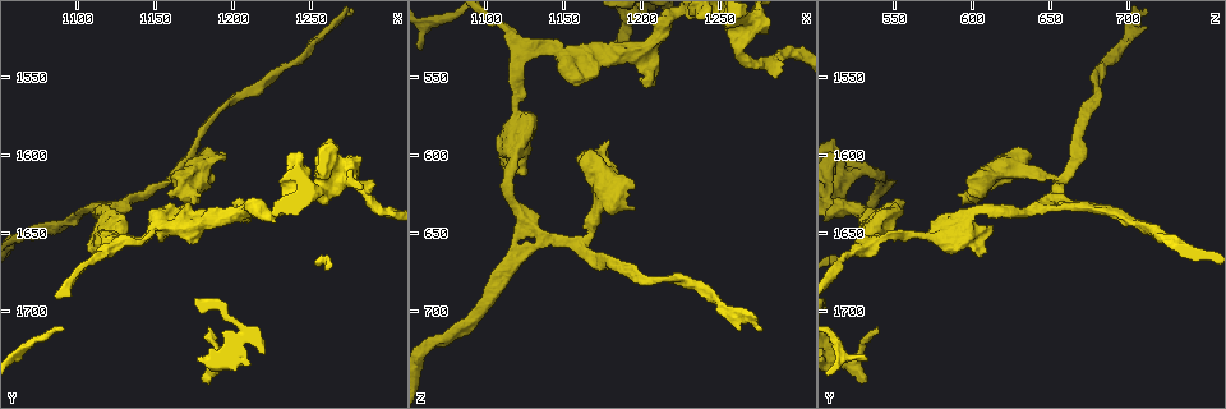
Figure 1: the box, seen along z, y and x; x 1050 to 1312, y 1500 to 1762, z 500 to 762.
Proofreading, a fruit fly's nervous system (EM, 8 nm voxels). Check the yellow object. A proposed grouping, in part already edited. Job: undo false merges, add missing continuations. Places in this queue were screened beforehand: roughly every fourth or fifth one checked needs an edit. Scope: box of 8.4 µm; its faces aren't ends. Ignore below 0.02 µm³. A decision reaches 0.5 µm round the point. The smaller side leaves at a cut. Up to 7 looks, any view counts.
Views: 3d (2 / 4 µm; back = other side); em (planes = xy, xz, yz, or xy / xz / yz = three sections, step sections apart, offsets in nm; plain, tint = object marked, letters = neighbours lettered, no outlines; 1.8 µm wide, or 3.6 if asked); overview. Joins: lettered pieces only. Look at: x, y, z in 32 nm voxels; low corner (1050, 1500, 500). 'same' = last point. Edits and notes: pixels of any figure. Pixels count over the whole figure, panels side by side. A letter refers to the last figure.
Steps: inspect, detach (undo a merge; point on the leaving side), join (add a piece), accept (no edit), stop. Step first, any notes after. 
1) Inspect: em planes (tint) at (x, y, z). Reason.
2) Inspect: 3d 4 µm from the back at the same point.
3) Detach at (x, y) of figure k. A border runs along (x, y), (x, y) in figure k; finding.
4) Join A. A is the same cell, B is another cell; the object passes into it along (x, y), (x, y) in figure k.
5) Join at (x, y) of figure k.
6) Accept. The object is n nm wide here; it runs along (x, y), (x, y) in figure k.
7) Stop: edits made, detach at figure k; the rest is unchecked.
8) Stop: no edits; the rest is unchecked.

Inspect: 3d 2 µm at (1124, 1632, 640). Branch point.

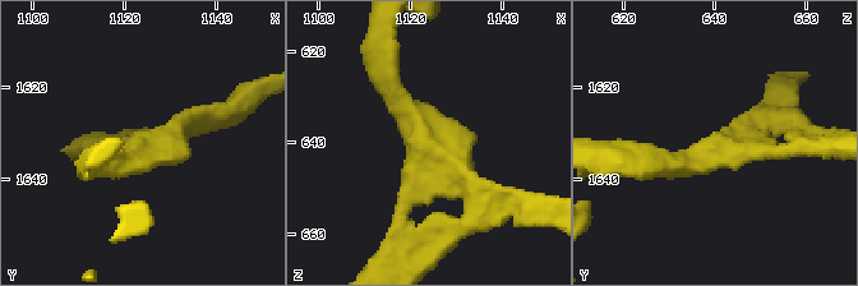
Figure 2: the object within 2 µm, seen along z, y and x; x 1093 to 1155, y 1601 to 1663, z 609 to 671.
Inspect: em planes (tint) at (1124, 1633, 640). 3 arms meet here.

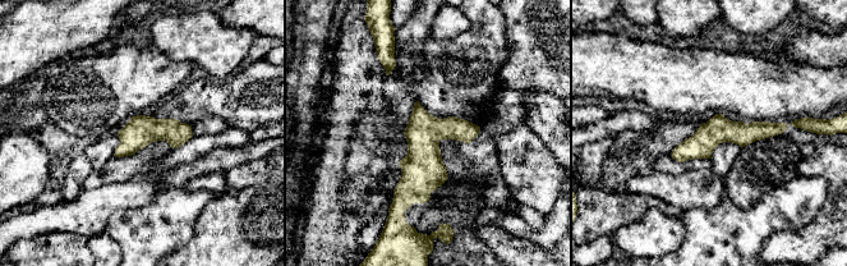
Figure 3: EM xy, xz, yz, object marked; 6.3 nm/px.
Inspect: em planes (letters) at the same point. See the neighbours.

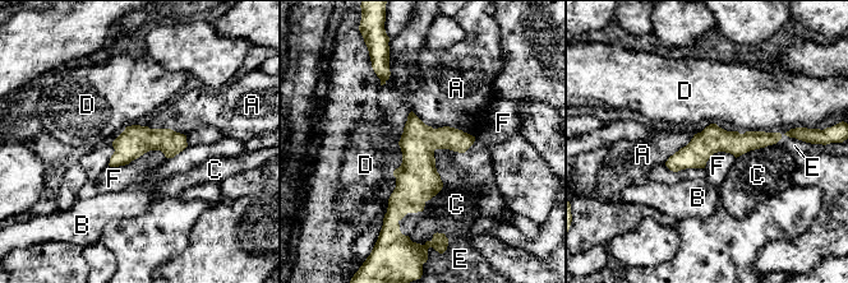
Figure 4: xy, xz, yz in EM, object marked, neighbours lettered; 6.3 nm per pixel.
Accept. A, B, C, D, E and F are other cells; it runs along (777, 135), (708, 142), (669, 163) in figure 4; one neuron here.

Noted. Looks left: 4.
Inspect: 3d 2 µm from the back at (1262, 1614, 516). Sharp bend.

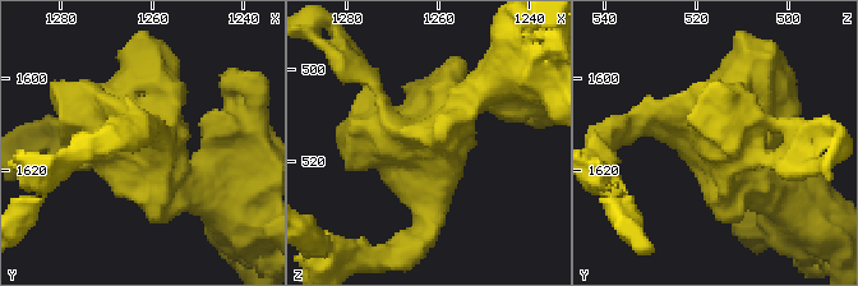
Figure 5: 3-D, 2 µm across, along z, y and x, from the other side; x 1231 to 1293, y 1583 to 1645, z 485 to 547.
Inspect: em planes (tint) at (1261, 1614, 518). Now the EM.

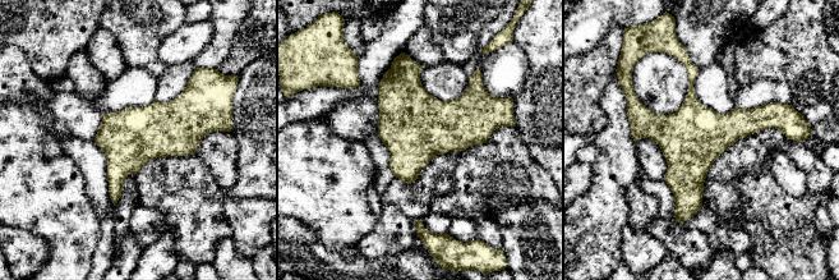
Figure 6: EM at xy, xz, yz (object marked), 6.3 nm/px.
Inspect: em planes (letters) at the same point. What lies round it.

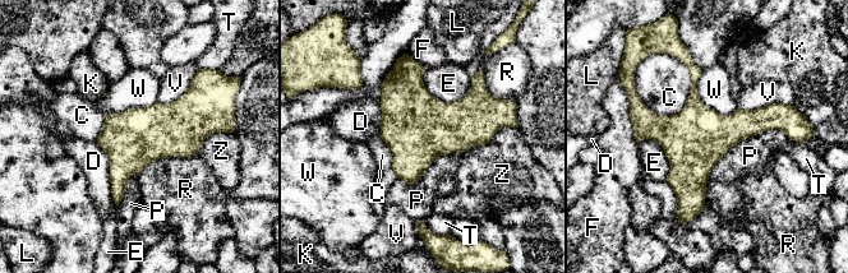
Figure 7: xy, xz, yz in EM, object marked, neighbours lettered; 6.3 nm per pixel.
Accept. C, D, E, F, K, L, P, R, T, V, W and Z are other cells; a border runs along (788, 135), (738, 140), (703, 208) in figure 7; continuous, no second neuron.

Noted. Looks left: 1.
Stop: no edits; the rest is unchecked.

